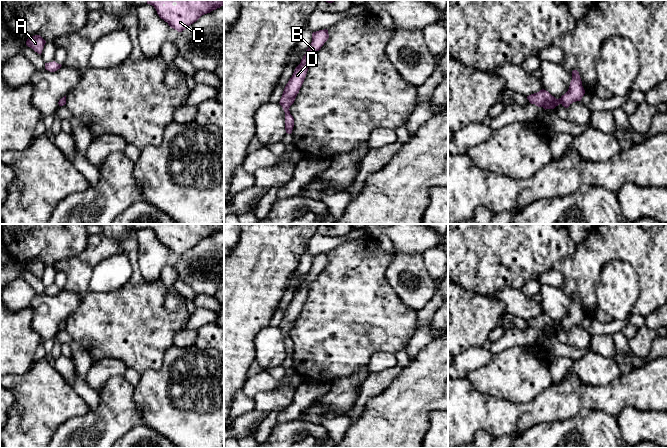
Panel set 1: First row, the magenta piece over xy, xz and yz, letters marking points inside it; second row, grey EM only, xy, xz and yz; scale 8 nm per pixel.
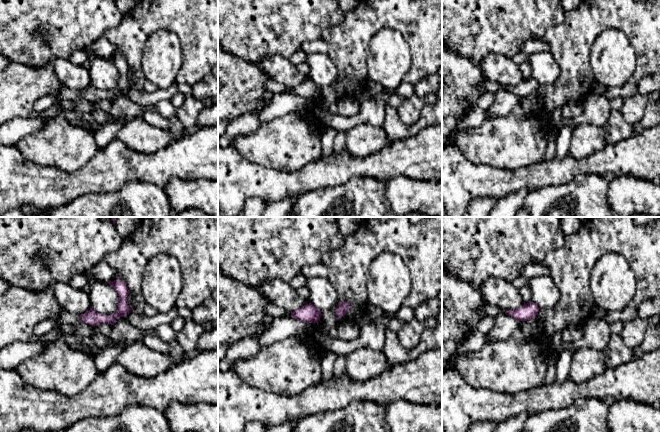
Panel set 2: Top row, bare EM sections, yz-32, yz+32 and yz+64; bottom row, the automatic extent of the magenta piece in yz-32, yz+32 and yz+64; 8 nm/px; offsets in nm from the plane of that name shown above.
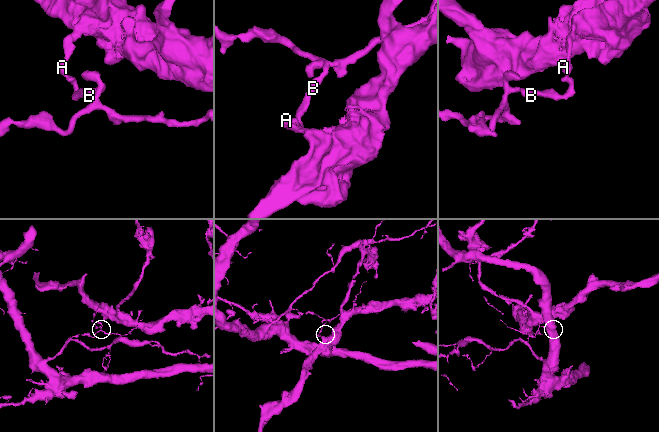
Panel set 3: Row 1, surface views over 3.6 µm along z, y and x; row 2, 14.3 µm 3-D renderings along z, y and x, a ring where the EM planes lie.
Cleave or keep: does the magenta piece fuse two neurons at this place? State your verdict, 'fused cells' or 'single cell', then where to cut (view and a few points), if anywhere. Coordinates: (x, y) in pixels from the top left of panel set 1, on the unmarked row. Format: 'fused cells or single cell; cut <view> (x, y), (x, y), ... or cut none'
fused cells; cut yz (560, 322), (562, 327)

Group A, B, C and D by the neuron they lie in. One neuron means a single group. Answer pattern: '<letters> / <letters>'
A C / B D

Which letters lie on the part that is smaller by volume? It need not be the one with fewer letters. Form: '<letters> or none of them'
A, C

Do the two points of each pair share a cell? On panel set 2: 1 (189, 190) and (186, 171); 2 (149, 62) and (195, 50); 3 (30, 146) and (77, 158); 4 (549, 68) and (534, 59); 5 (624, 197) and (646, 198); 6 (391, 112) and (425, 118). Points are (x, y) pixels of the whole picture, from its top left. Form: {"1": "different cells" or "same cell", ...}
{"1": "different cells", "2": "different cells", "3": "same cell", "4": "same cell", "5": "same cell", "6": "same cell"}

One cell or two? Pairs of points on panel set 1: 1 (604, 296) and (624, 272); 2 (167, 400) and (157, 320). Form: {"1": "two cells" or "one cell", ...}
{"1": "one cell", "2": "two cells"}

